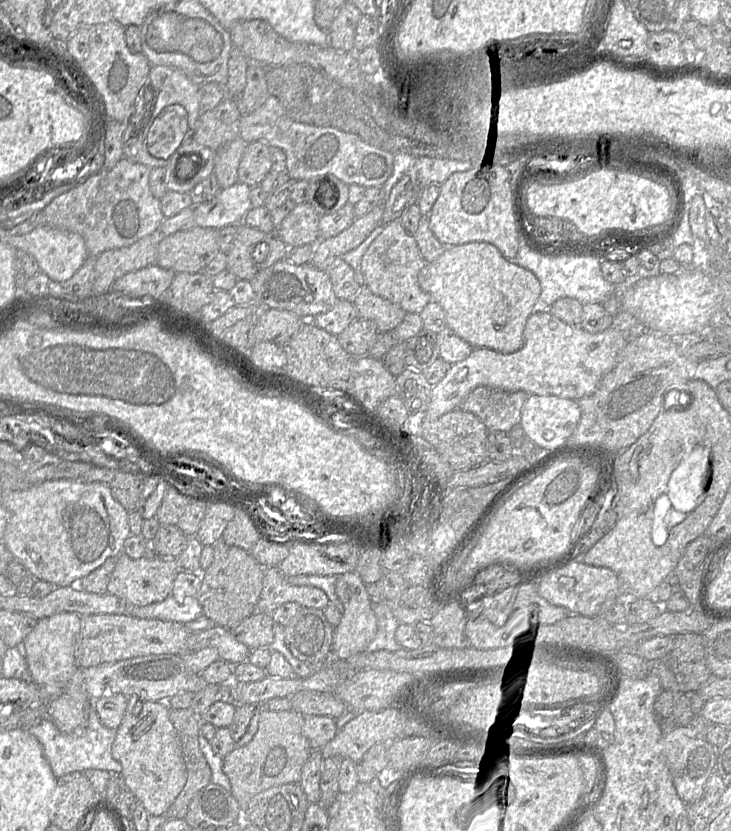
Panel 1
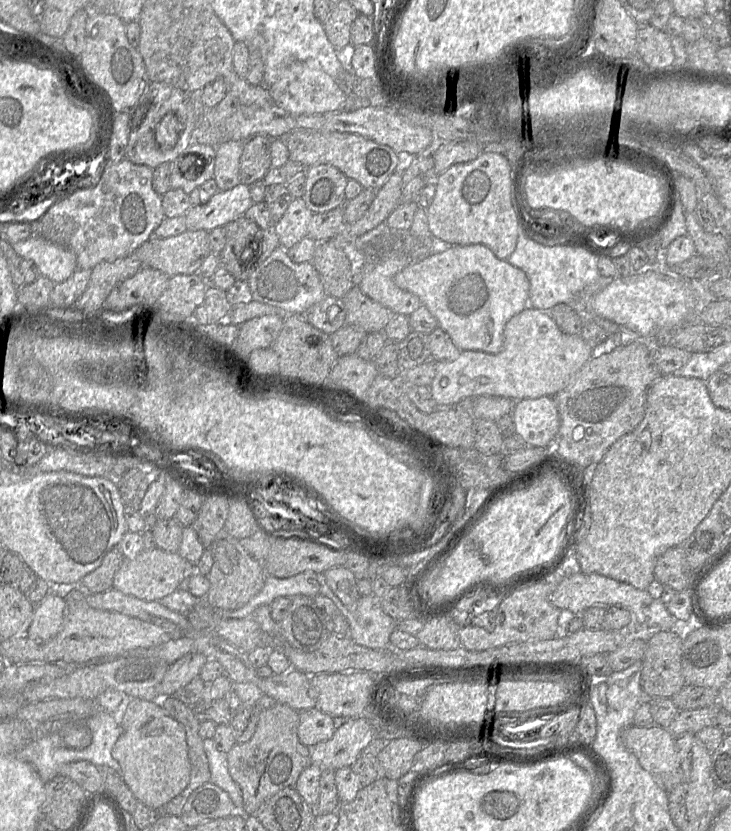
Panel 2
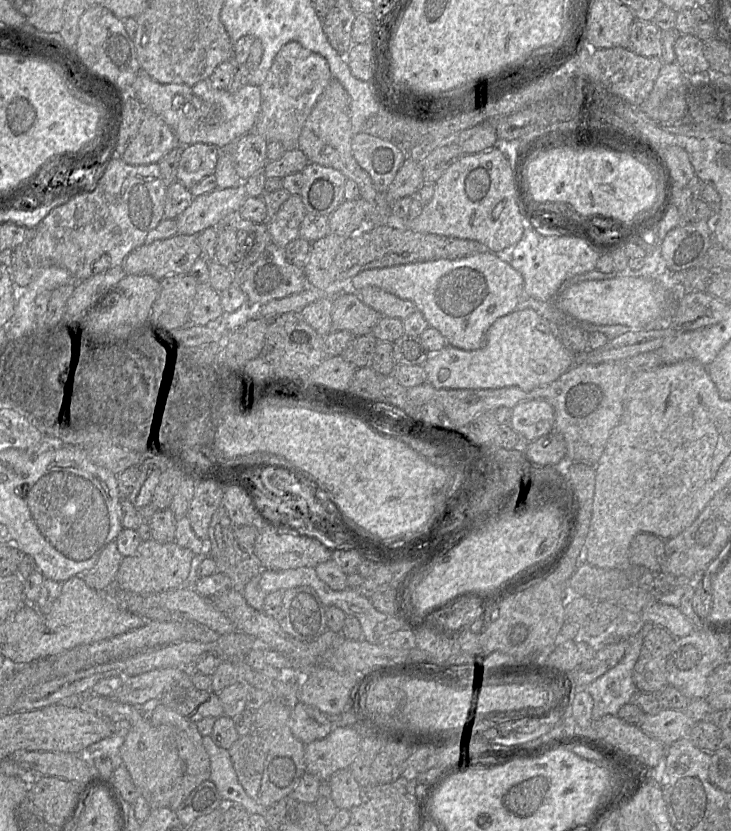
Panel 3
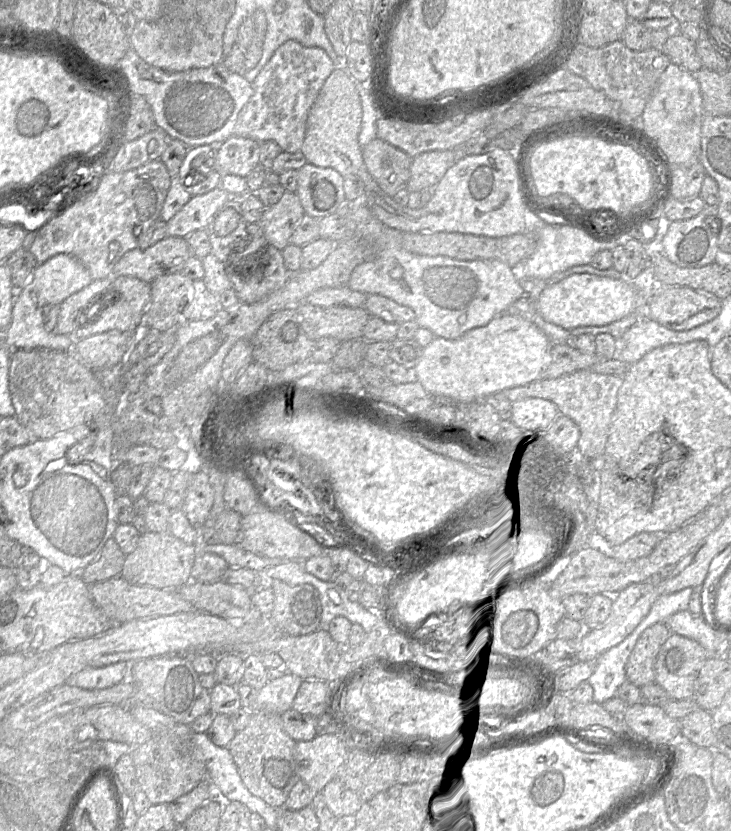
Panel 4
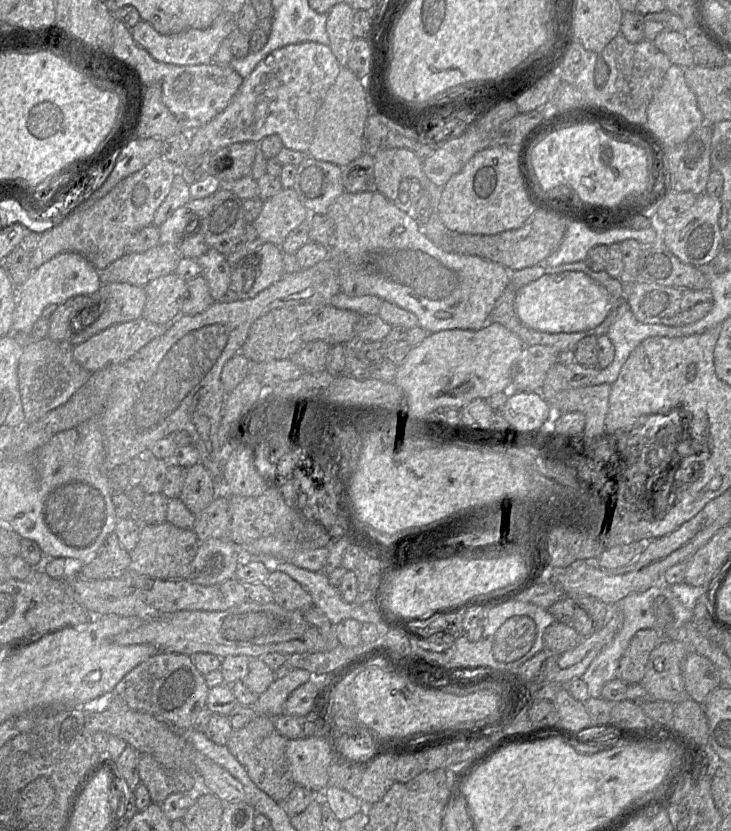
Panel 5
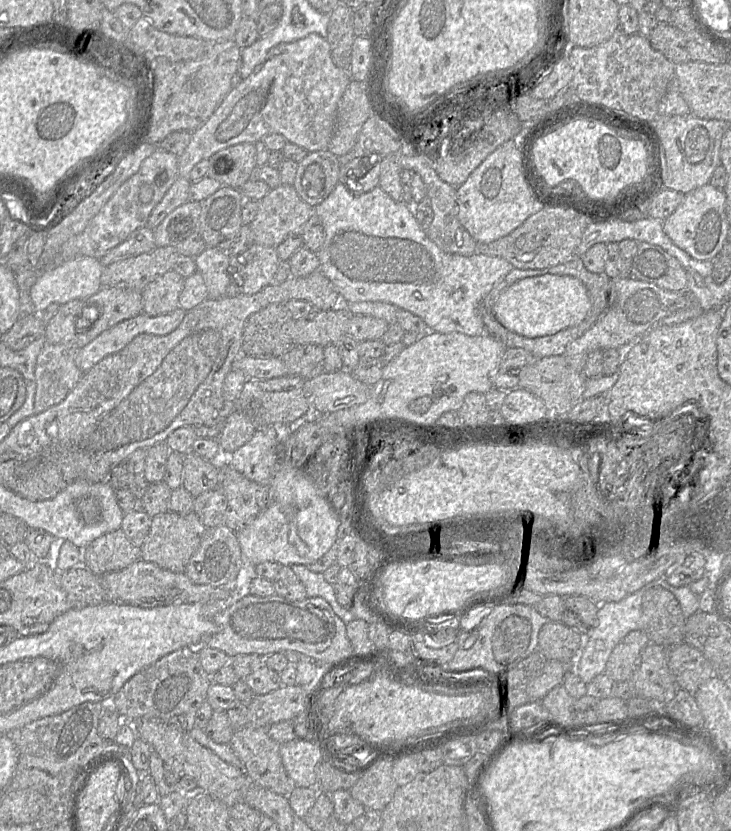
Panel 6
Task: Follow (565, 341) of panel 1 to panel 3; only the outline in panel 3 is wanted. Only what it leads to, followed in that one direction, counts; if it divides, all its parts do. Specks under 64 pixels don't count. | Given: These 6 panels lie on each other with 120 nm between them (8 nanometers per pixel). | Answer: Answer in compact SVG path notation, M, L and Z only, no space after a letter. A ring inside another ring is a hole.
M529 307L498 318L488 329L485 344L472 351L447 345L431 353L423 365L427 382L437 389L496 389L518 387L530 391L545 386L567 372L574 365L571 353L556 335L555 321L543 309L538 312Z

